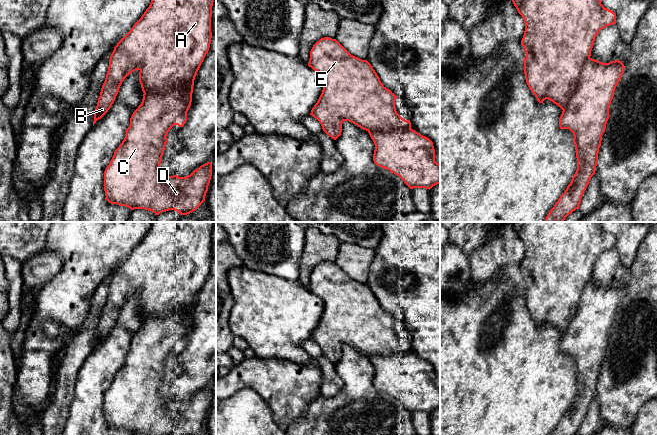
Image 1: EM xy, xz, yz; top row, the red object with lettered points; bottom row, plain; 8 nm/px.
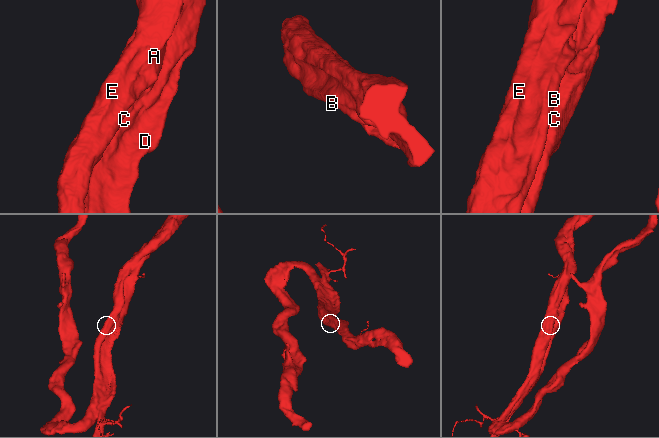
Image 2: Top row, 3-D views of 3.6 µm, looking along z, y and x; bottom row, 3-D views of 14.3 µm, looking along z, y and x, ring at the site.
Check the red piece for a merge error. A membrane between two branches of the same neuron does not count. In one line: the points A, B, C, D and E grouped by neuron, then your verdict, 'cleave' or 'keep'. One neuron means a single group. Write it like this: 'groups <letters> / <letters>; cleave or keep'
groups A B C D E; keep

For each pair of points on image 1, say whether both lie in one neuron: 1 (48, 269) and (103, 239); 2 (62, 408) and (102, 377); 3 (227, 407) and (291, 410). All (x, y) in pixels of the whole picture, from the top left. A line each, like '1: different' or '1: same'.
1: different
2: different
3: different

